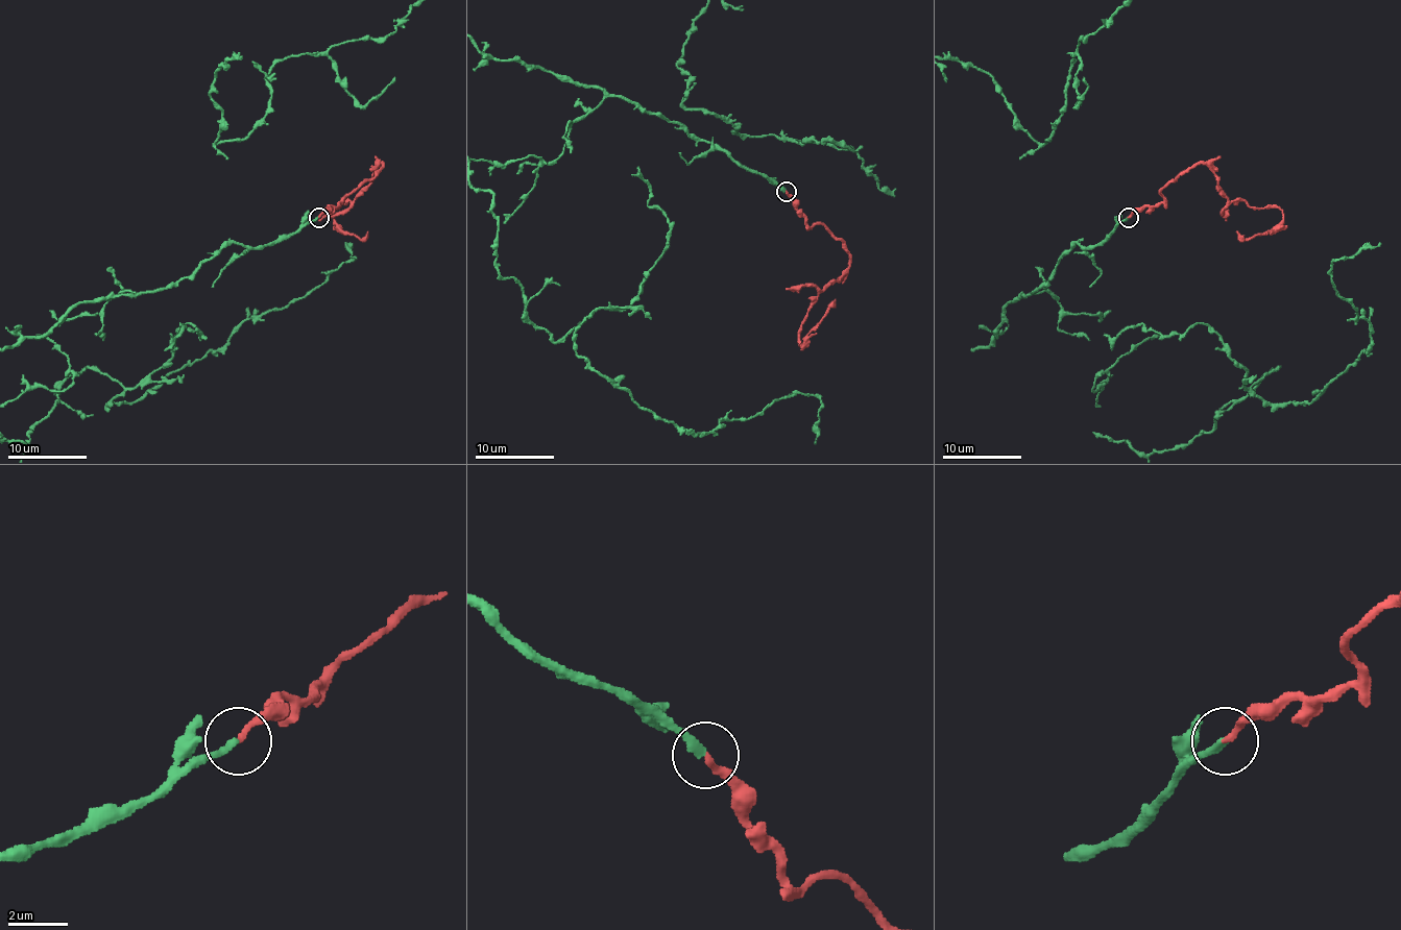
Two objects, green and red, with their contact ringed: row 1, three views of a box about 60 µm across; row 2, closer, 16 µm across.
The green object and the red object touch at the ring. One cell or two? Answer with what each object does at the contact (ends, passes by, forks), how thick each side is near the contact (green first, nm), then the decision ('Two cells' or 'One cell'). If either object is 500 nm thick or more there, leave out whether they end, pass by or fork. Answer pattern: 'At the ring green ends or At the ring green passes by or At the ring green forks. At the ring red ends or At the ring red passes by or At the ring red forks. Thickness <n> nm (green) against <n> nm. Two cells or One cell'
At the ring green ends. At the ring red ends. Thickness 260 nm (green) against 200 nm. One cell

